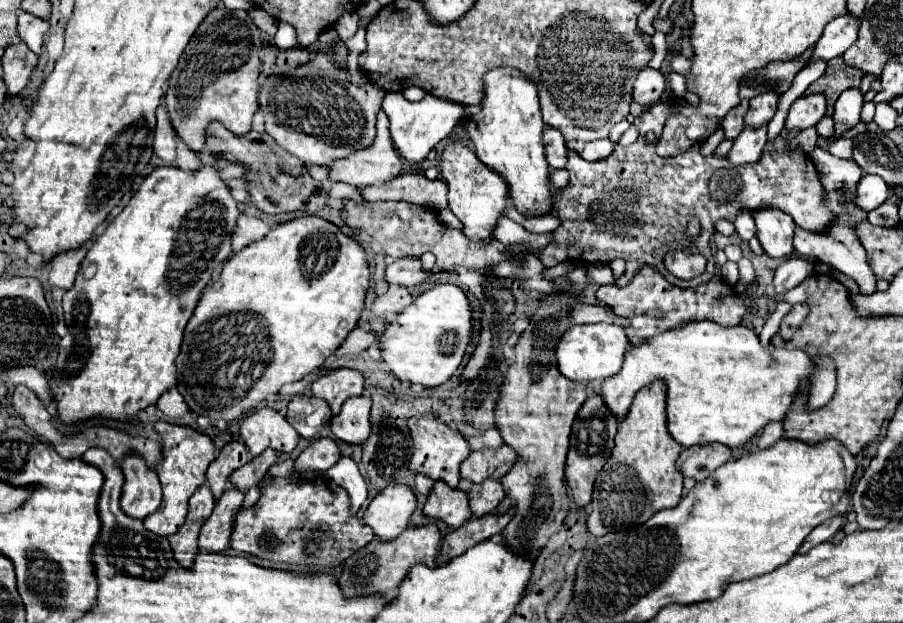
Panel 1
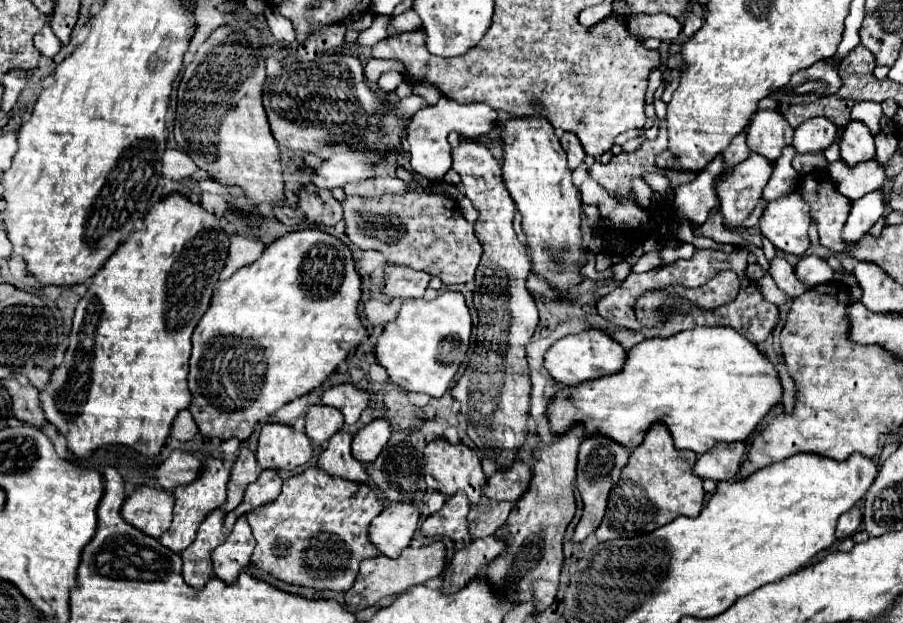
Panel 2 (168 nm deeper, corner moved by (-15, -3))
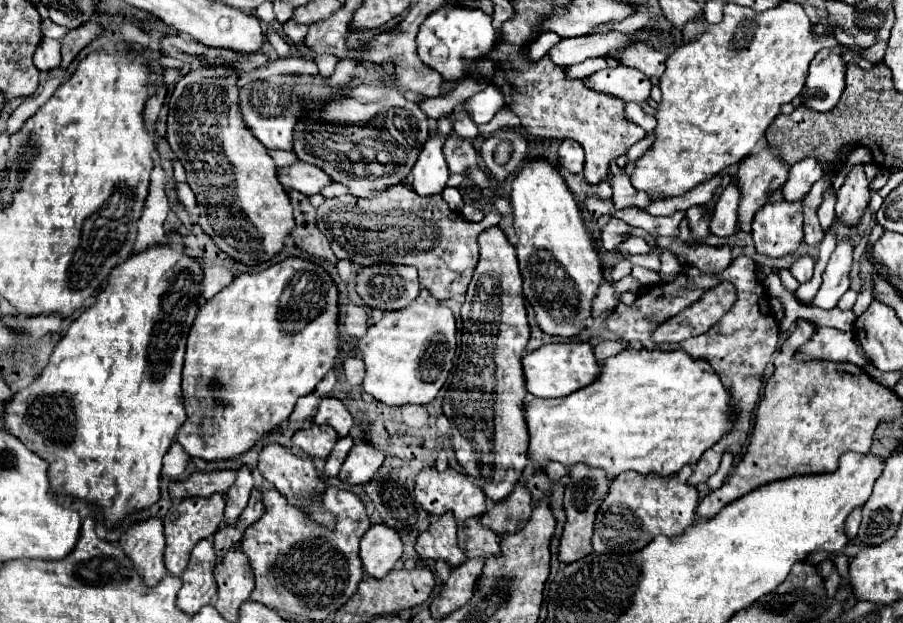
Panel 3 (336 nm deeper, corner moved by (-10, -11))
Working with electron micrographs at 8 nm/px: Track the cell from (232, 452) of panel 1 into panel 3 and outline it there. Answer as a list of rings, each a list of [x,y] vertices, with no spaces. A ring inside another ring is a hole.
[[[242,466],[236,472],[236,482],[230,486],[230,490],[226,492],[226,510],[224,510],[224,522],[228,526],[236,524],[240,512],[246,508],[248,498],[250,498],[250,490],[254,488],[254,480],[252,480],[252,472],[248,466]]]

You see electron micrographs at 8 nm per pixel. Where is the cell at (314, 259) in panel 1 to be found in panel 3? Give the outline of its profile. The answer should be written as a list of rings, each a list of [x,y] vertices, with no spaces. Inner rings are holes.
[[[288,256],[262,272],[236,276],[200,308],[188,334],[182,374],[188,418],[176,436],[192,458],[230,460],[250,450],[264,432],[282,424],[292,414],[300,396],[314,392],[316,384],[334,368],[340,352],[338,300],[336,282],[318,262]]]

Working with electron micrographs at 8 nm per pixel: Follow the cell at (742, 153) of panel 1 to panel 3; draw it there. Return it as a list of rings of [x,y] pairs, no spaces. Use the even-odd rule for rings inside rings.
[[[734,178],[728,186],[724,186],[716,208],[714,208],[714,218],[710,222],[710,230],[716,236],[732,236],[734,234],[734,226],[738,222],[738,204],[742,200],[742,190],[738,184],[738,178]]]

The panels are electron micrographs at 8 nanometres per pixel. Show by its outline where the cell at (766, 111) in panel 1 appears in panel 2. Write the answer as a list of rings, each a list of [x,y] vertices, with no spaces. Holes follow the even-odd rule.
[[[759,110],[747,130],[749,150],[777,162],[783,148],[793,142],[793,130],[777,110]]]

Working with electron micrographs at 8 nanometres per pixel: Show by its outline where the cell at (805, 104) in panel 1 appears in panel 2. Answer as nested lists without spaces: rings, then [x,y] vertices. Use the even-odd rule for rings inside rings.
[[[811,118],[794,130],[795,152],[825,152],[837,136],[837,126],[827,118]]]

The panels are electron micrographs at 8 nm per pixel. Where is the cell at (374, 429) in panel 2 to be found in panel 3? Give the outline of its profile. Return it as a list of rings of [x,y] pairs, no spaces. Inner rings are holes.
[[[368,442],[354,444],[342,464],[338,478],[348,484],[366,484],[372,480],[382,462],[384,462],[384,452],[380,448]]]

